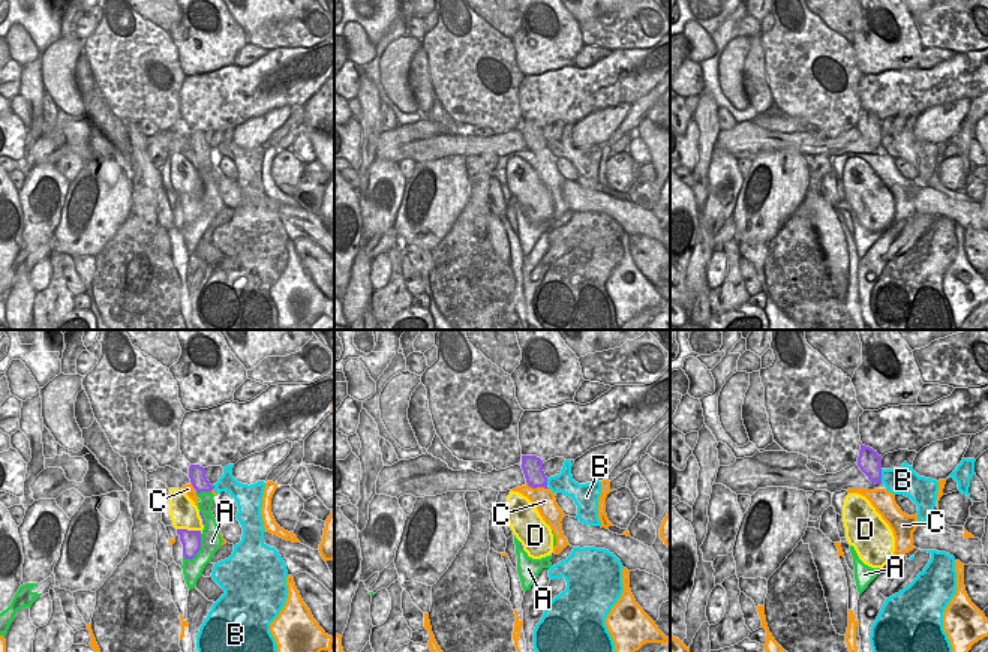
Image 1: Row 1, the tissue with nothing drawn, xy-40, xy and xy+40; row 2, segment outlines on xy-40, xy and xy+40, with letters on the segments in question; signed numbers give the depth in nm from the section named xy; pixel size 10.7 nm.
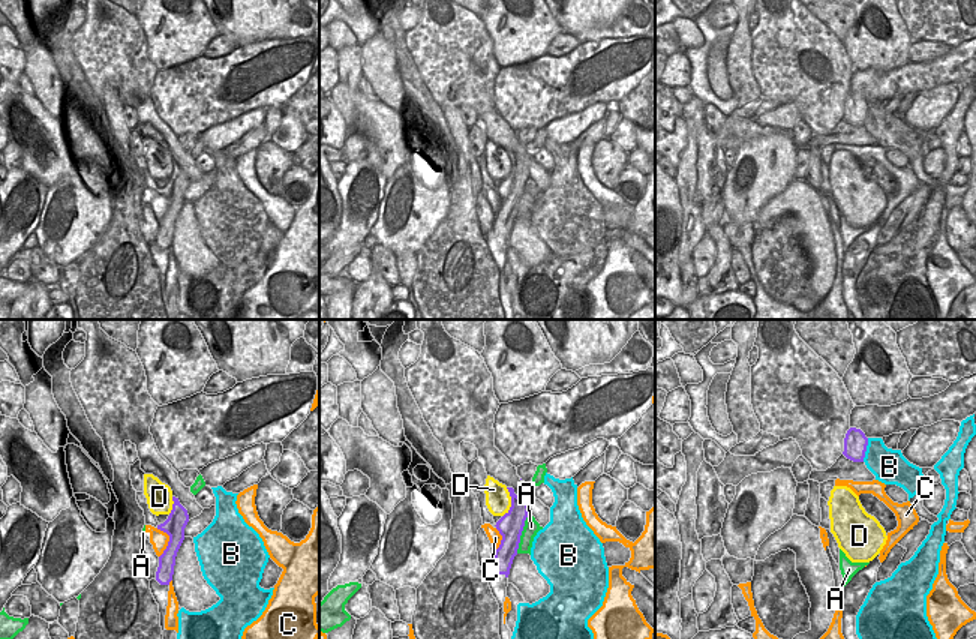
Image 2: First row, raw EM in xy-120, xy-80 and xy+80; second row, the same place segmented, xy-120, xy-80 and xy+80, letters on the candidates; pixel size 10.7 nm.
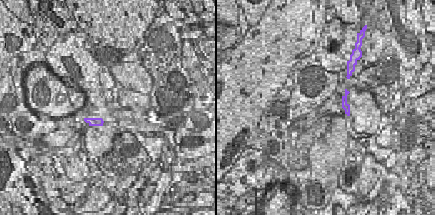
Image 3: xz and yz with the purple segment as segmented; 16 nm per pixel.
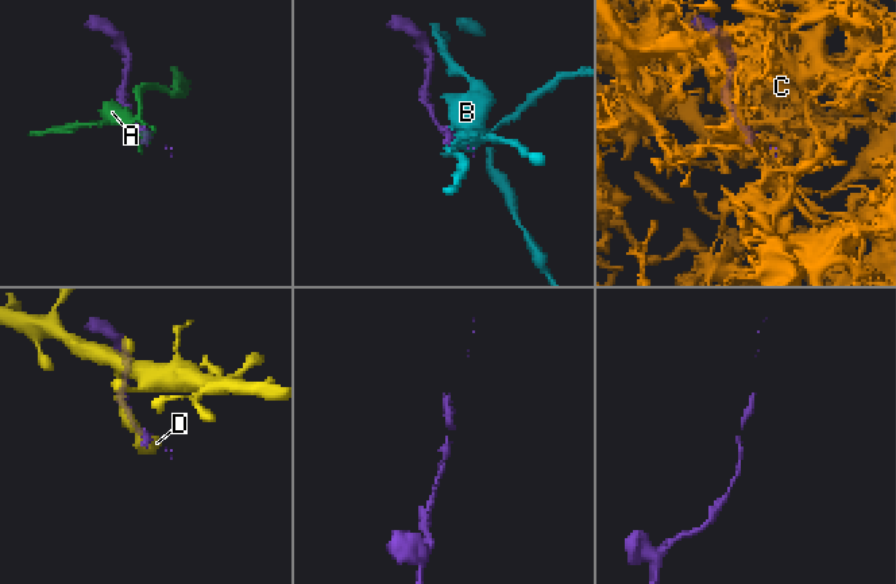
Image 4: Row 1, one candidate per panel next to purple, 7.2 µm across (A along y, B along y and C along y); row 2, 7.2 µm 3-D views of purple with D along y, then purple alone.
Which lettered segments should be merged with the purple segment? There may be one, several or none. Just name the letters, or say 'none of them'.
none of them

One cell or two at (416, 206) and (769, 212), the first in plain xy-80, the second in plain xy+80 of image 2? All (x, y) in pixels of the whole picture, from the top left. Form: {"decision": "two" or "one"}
{"decision": "two"}

